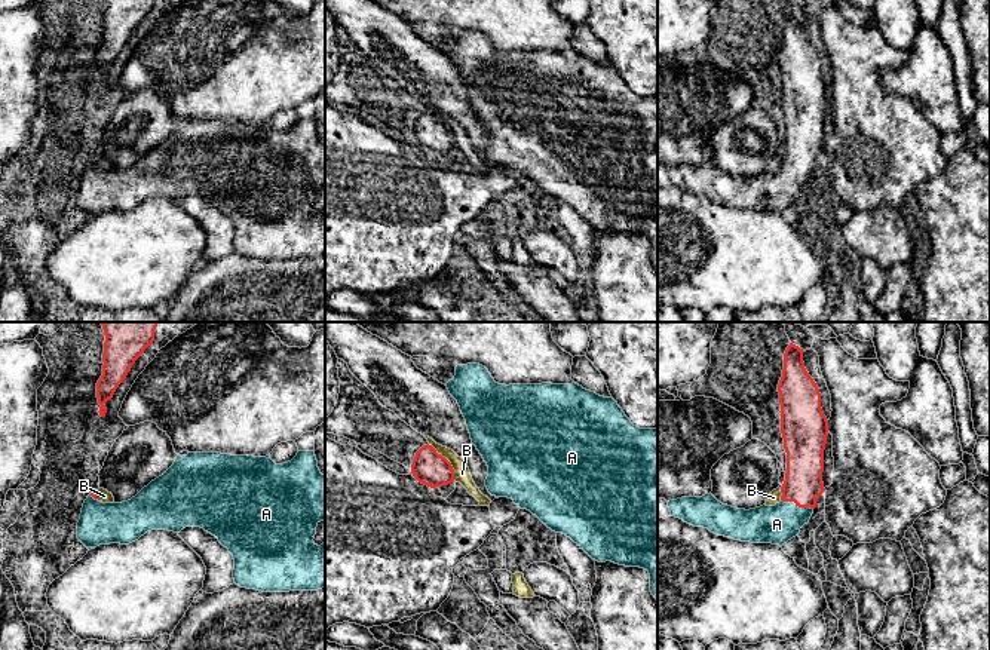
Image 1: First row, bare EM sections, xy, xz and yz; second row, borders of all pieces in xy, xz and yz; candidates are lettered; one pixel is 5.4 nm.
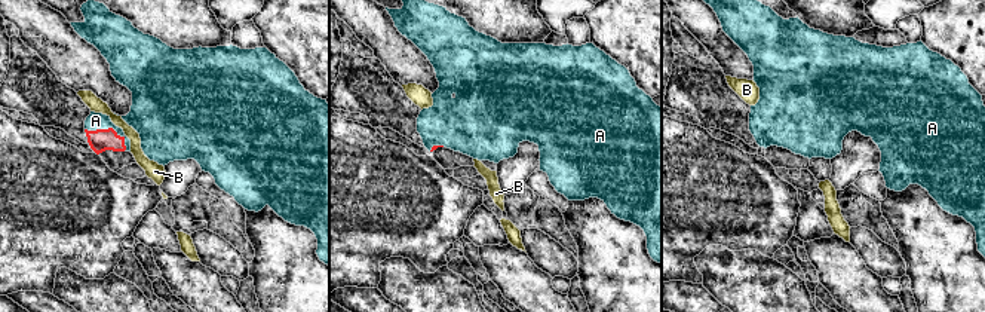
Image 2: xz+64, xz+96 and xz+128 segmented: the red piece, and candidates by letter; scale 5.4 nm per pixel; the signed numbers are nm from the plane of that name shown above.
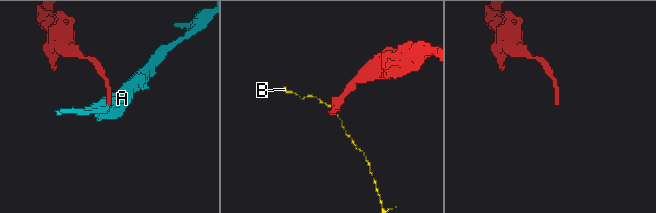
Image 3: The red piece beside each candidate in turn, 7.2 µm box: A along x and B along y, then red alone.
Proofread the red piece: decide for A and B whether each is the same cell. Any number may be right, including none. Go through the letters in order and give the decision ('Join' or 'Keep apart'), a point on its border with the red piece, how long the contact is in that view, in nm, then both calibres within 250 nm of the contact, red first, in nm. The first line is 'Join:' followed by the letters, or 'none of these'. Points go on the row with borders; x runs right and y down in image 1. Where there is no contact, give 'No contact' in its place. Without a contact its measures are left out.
Join: A
A: Join. Touches red at yz (797, 505). Shared border 190 nm. Thickness 220 nm (red) against 220 nm
B: Keep apart. Touches red at xz (447, 460). Shared border 240 nm. Thickness 190 nm (red) against 90 nm

